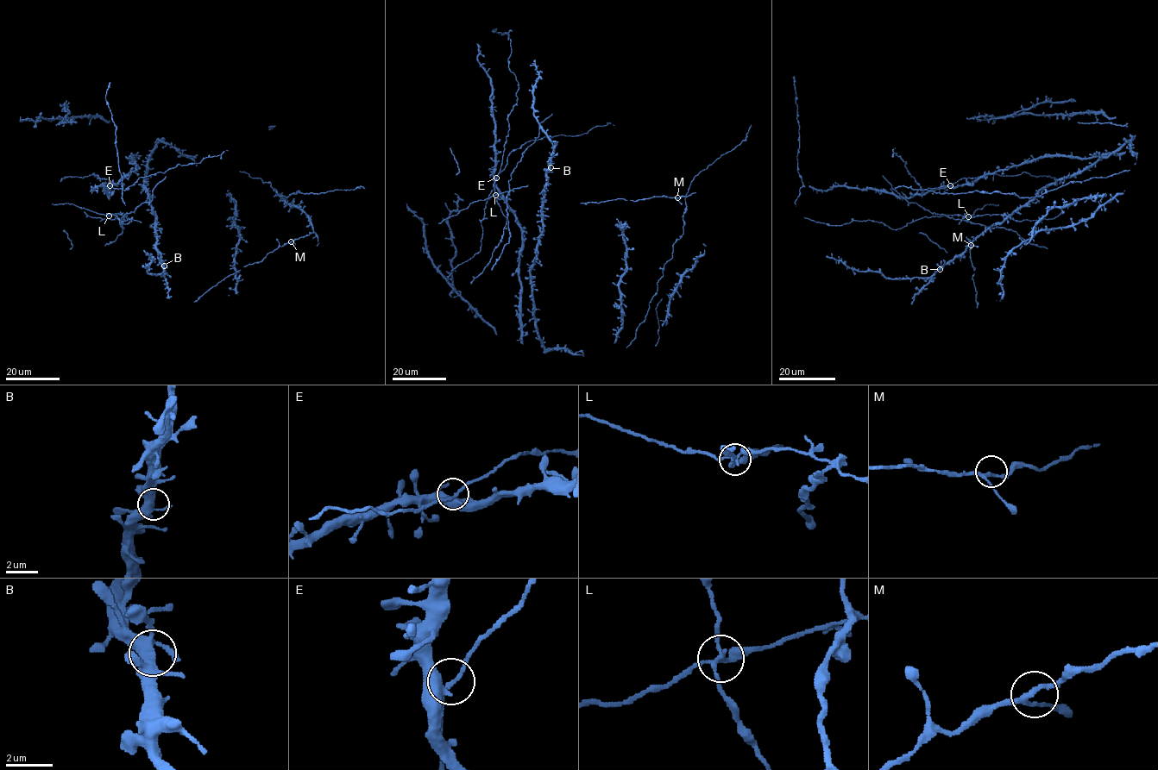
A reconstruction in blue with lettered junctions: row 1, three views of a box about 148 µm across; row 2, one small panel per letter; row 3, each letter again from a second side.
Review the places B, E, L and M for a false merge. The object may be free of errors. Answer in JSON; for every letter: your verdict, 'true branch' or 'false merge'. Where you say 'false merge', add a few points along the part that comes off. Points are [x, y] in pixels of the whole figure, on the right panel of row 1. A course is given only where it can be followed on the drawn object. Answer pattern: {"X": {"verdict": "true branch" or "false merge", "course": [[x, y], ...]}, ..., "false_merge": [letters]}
{"B": {"verdict": "true branch"}, "E": {"verdict": "true branch"}, "L": {"verdict": "false merge", "course": [[968, 216], [953, 219], [932, 213], [915, 203], [909, 203], [883, 176]]}, "M": {"verdict": "true branch"}, "false_merge": ["L"]}

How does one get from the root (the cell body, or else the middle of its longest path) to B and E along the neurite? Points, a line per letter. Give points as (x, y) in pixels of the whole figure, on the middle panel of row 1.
B: (521, 236), (519, 276), (521, 322), (525, 325), (533, 318), (530, 268), (542, 234), (543, 189), (550, 167)
E: (521, 236), (520, 224), (513, 210), (494, 184), (496, 178)

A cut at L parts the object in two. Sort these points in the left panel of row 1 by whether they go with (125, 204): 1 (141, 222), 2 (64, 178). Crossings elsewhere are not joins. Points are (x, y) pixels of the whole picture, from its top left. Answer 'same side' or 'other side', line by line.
1: other side
2: same side

